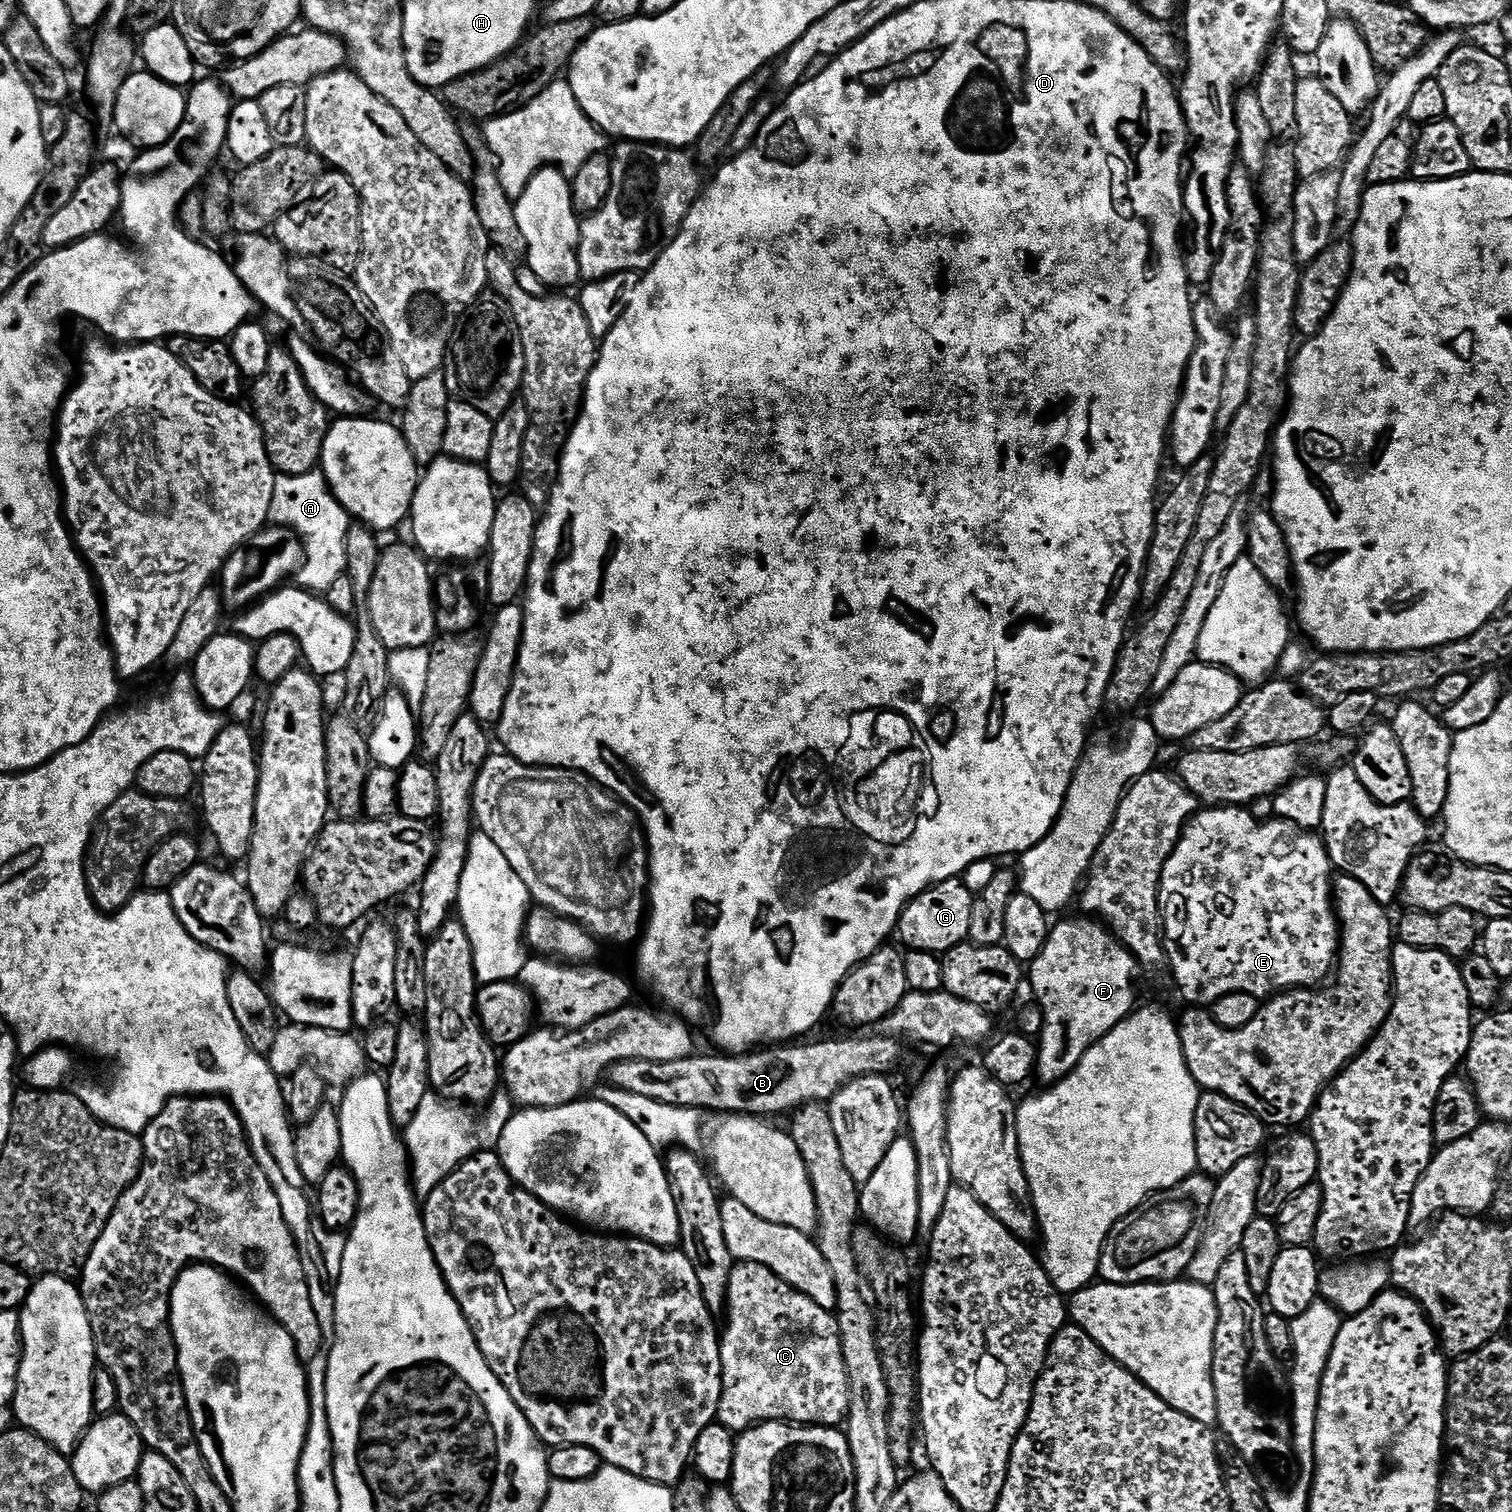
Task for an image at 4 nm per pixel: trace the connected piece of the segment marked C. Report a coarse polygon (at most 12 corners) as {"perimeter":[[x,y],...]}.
{"perimeter":[[730,1274],[719,1423],[847,1421],[840,1321]]}

